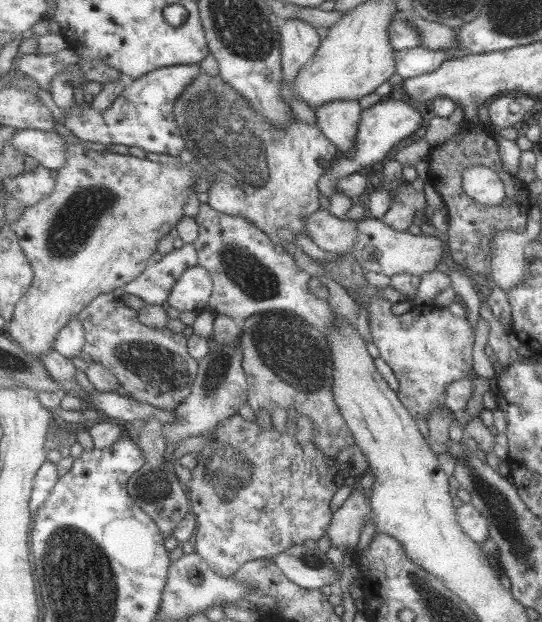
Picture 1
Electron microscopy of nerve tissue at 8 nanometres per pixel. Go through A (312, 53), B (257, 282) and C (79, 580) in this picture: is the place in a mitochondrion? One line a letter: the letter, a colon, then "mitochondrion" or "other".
A: other
B: mitochondrion
C: mitochondrion

